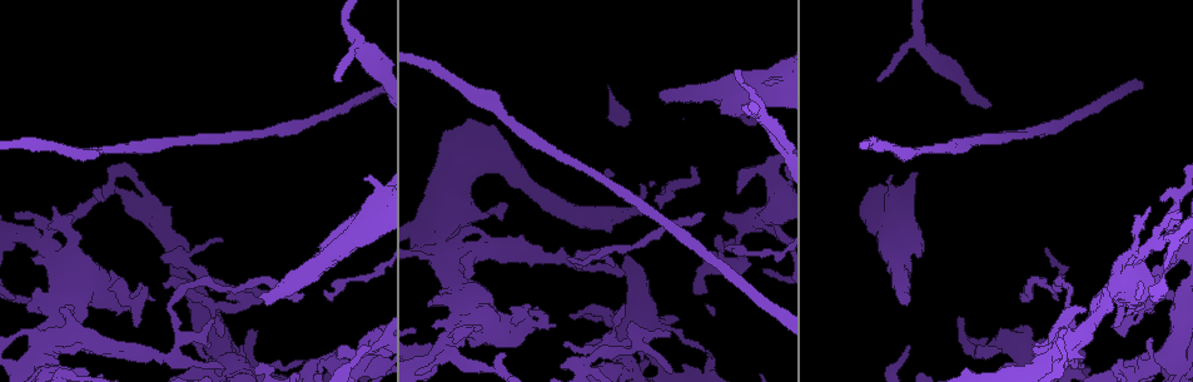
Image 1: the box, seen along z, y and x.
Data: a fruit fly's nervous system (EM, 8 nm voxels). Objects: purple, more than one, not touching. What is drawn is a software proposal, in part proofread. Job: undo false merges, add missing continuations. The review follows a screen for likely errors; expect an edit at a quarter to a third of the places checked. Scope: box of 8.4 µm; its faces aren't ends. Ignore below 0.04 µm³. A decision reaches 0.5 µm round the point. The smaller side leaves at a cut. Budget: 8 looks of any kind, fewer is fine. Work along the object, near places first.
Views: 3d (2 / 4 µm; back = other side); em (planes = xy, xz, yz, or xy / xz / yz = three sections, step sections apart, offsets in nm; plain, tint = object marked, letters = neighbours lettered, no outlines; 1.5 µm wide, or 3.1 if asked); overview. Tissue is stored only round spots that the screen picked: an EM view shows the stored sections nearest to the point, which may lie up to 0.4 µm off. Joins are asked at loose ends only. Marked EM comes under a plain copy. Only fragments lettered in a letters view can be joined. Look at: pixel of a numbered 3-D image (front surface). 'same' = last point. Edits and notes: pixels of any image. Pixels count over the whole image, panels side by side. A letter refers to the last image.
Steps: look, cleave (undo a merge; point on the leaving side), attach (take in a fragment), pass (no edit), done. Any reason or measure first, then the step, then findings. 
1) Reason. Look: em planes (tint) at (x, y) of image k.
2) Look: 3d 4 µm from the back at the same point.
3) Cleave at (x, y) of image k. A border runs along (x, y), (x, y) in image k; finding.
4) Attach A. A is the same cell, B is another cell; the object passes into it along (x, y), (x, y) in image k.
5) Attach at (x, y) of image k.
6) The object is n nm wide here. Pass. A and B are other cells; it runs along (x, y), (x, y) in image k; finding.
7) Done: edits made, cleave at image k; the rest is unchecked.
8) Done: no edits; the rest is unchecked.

Look: em planes (letters) at (338, 81) of image 1.

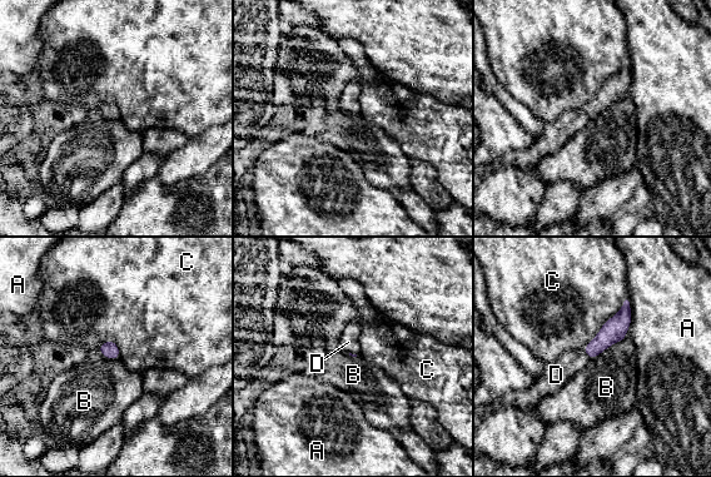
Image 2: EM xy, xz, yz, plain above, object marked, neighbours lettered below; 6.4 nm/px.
The longest contact is with C, 440 nm. Attach D. D is the same cell, A, B and C are other cells; the neuron continues.

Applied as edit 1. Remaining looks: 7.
Tapers out. Look: em planes (tint) at (1150, 339) of image 1.

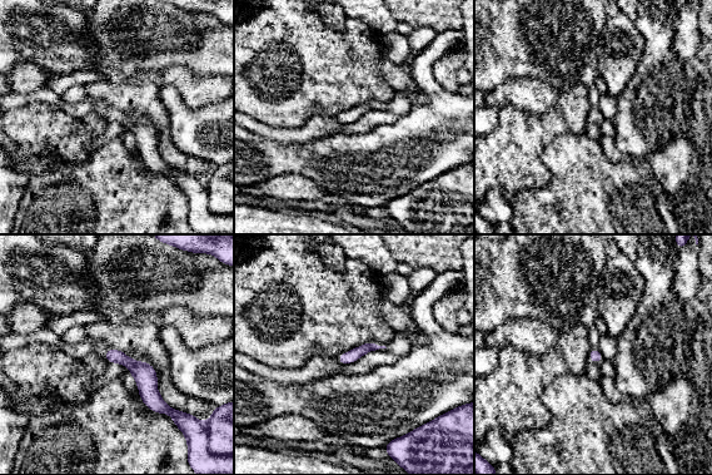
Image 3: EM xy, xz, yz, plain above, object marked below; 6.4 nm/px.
Look: em planes (letters) at the same point.

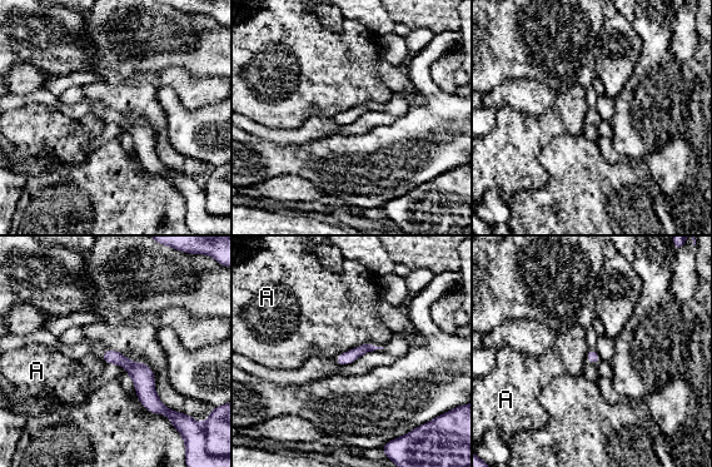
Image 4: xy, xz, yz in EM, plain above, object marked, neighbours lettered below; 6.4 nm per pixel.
Pass. A is another cell; it runs along (108, 353), (144, 381), (162, 411) in image 4; none of them fits.

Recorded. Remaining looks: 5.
Tapers out. Look: em xy step 4 (tint) at (665, 365) of image 1.

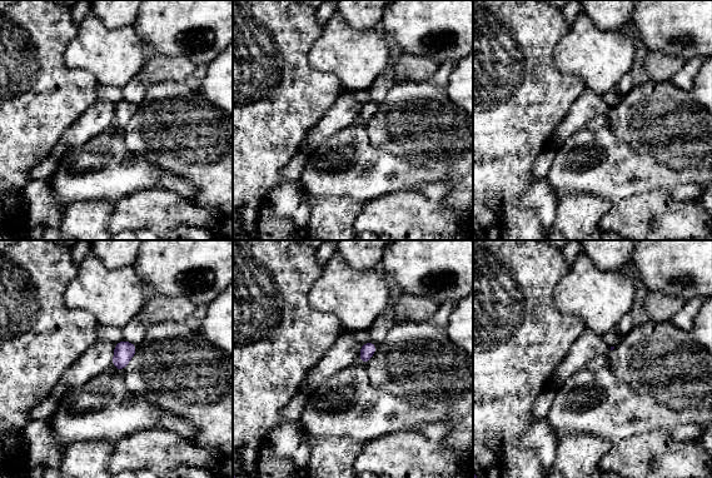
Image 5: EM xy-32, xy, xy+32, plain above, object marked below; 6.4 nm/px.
Look: em yz step 8 (letters) at the same point.

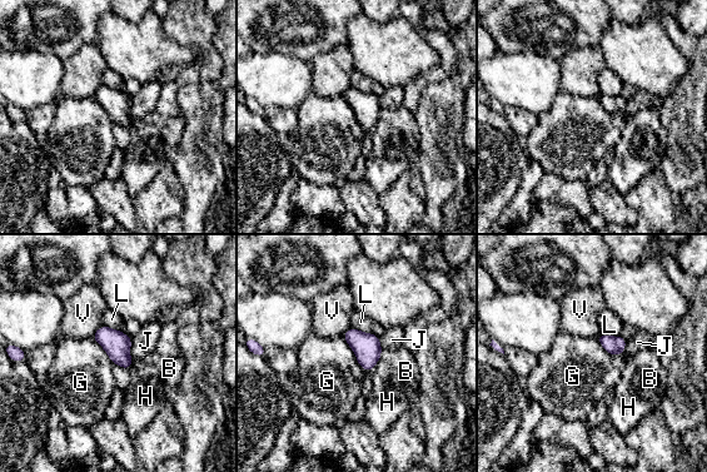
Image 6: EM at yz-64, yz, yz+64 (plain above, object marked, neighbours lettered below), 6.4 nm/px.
Pass. B, G, H, J, L and V are other cells; a border runs along (340, 336), (367, 372) in image 6; no lettered fragment goes on from it.

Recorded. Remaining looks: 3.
Done: edits made, attach at image 2; the rest is unchecked.

